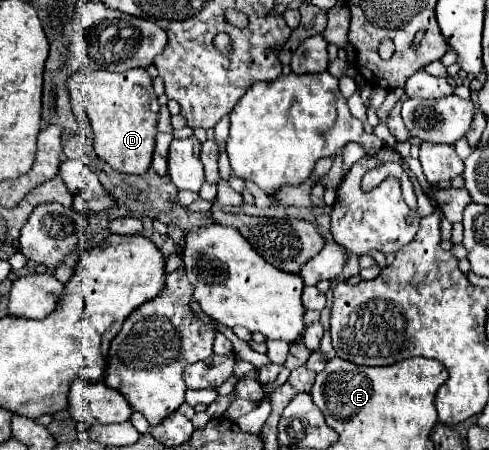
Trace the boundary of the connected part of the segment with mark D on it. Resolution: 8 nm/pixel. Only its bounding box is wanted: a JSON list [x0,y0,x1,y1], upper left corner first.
[67,69,159,175]

